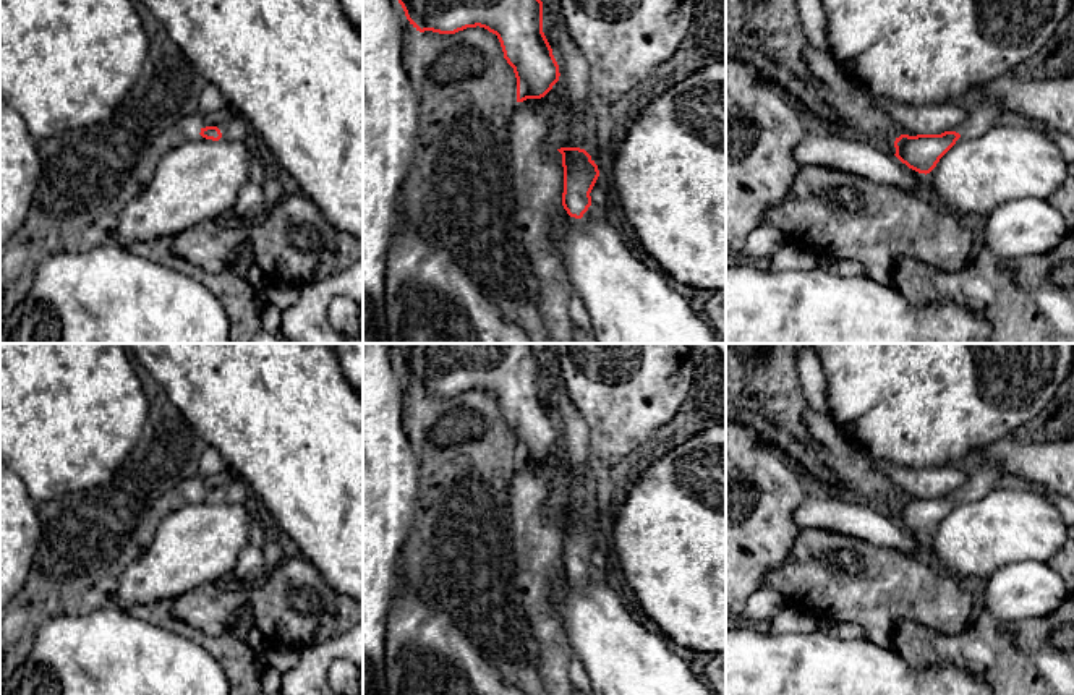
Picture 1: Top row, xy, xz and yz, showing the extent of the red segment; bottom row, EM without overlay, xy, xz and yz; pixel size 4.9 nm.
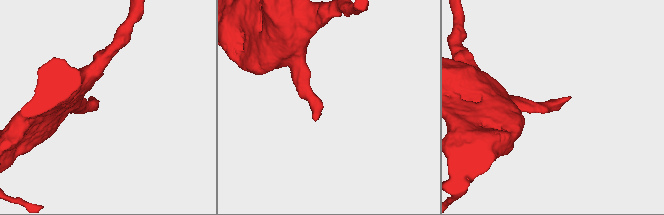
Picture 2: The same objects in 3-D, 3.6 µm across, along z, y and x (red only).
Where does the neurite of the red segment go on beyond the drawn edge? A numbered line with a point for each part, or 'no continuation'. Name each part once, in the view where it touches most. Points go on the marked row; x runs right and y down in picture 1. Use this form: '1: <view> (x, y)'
1: xz (593, 211)

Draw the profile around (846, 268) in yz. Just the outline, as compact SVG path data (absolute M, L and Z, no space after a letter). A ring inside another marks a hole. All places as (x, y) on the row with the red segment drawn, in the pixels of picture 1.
M823 256L820 267L842 277L863 275L863 266L859 261Z

